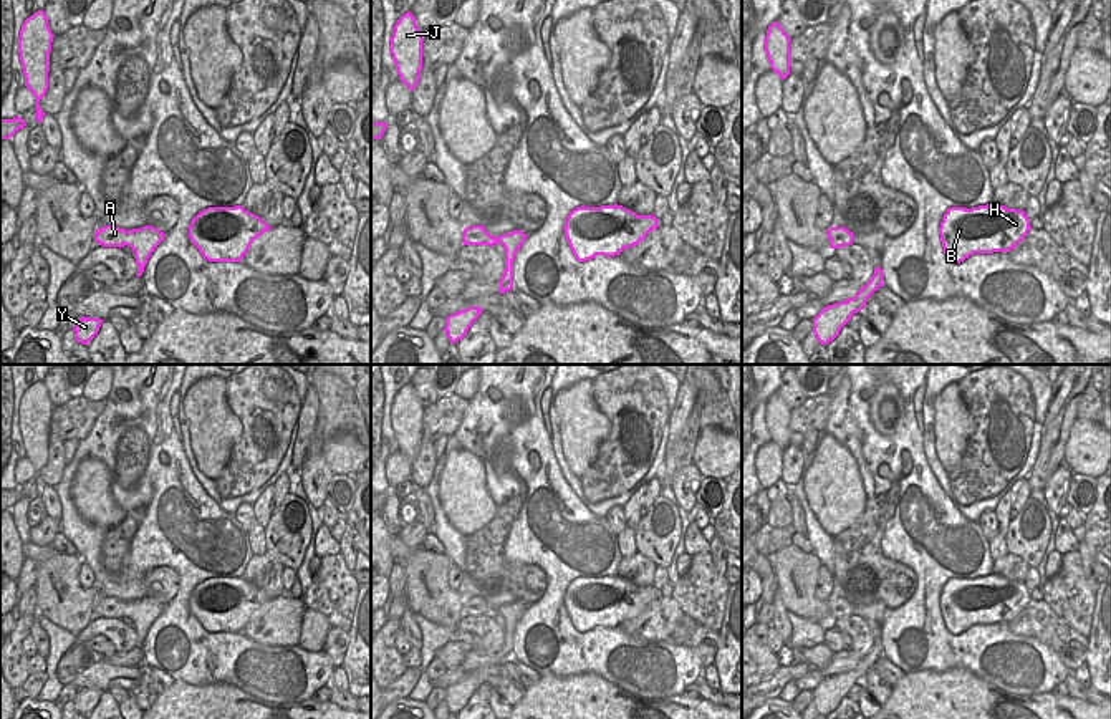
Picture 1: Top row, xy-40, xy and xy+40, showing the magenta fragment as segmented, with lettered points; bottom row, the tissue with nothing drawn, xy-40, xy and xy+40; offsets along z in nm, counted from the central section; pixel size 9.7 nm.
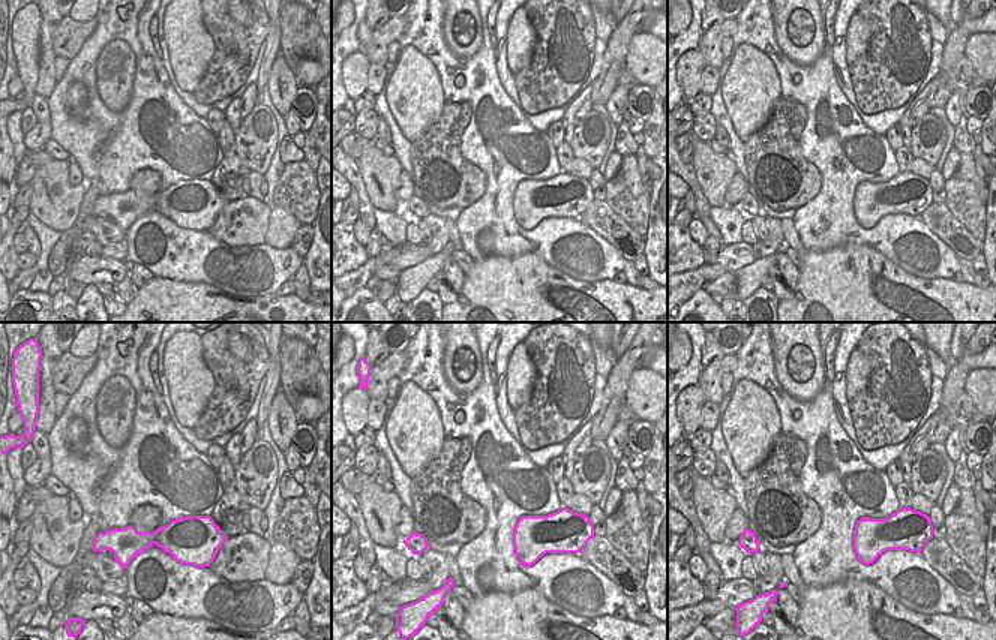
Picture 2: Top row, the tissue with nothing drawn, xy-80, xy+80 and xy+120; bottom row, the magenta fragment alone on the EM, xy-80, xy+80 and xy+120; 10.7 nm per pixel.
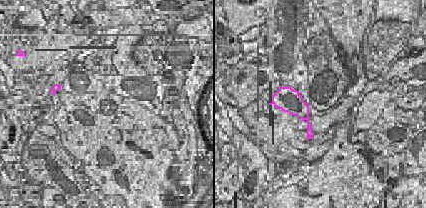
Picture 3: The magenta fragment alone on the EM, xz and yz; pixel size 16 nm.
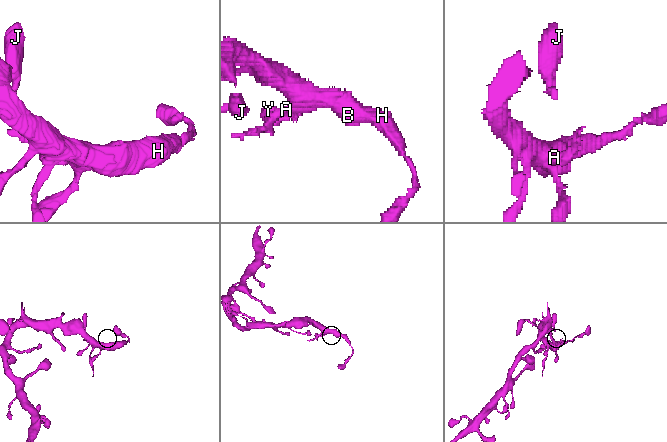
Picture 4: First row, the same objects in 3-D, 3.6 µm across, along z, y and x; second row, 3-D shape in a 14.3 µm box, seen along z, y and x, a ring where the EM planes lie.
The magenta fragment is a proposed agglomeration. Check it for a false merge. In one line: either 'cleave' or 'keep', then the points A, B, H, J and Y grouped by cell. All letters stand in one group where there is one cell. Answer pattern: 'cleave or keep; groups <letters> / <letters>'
keep; groups A B H J Y

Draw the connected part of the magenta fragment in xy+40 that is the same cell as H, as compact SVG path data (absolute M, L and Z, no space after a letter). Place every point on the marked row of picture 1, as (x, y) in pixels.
M990 202L972 209L949 207L939 235L947 260L960 263L974 253L1010 252L1030 229L1025 210Z

